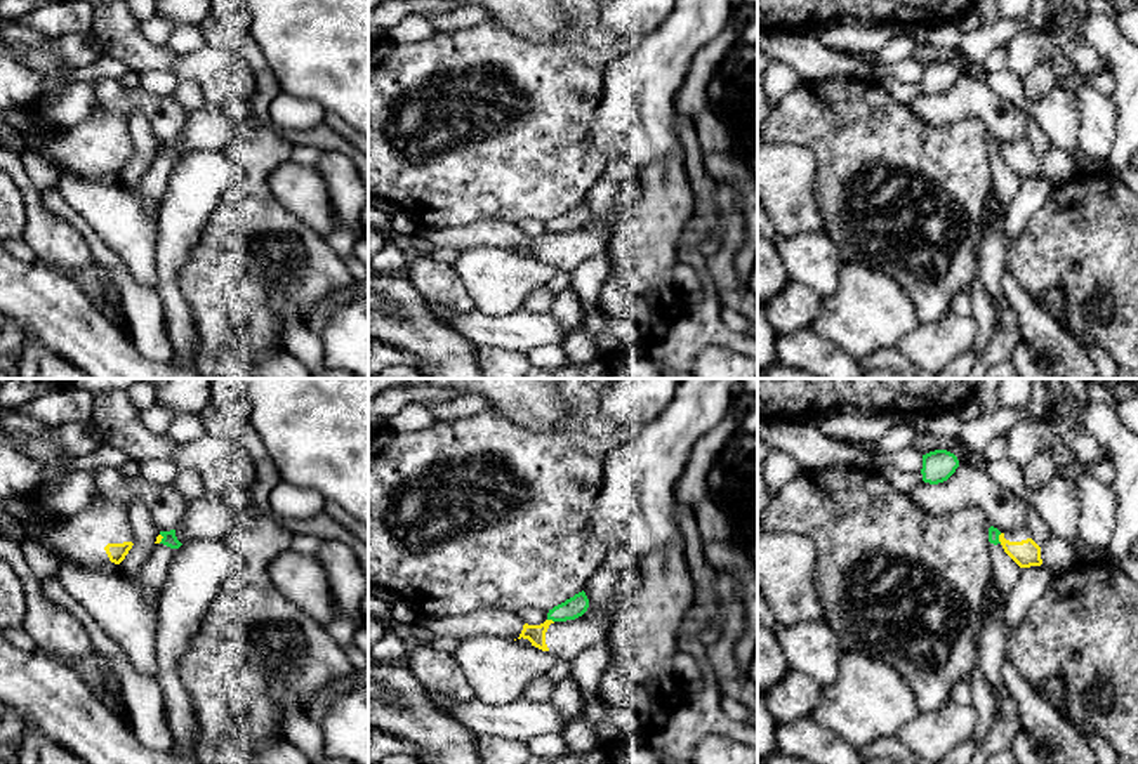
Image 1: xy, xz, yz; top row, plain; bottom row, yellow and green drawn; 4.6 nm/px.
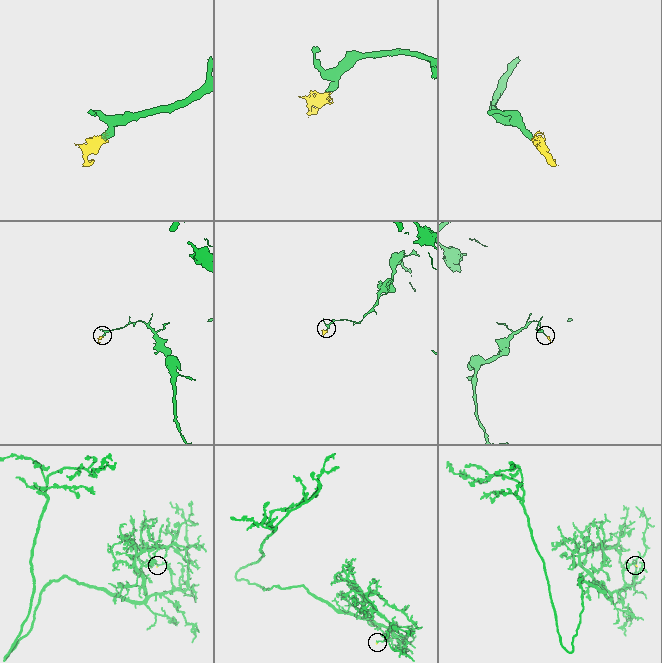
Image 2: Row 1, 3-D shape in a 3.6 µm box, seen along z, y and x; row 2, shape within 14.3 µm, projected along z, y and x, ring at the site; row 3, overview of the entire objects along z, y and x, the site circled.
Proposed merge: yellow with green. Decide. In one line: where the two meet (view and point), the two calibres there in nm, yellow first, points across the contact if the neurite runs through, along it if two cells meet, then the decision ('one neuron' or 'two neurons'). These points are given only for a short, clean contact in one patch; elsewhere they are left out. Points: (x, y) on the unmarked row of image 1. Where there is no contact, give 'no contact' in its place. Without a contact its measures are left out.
meets yellow in xz at (551, 231); 90 nm thick on the yellow side, 100 nm on the other; two neurons

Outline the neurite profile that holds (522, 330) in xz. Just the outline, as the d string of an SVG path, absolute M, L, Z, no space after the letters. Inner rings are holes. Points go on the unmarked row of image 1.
M426 302L429 314L453 332L466 337L476 347L530 352L539 346L563 346L566 332L551 313L516 313L492 318L478 309L460 313L440 302Z

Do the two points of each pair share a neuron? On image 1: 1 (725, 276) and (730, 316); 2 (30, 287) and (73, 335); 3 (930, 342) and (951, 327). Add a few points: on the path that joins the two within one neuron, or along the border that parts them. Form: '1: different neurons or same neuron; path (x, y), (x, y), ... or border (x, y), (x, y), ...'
1: different neurons; border (723, 304), (739, 313)
2: same neuron; path (40, 299), (65, 323)
3: same neuron; path (935, 342), (946, 332)

